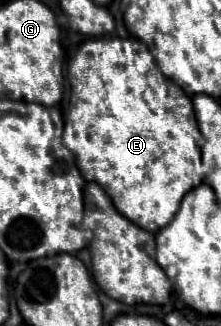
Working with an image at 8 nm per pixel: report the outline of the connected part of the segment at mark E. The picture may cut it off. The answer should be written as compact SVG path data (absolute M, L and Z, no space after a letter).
M129 37L129 39L89 39L85 41L77 55L73 57L73 61L69 63L69 85L71 85L71 105L69 105L69 111L65 115L64 133L62 136L62 142L65 147L69 147L77 159L77 165L79 165L79 171L83 173L83 177L87 181L95 181L99 183L107 195L111 195L117 211L121 215L125 215L127 219L131 219L135 225L147 229L147 231L157 231L161 227L165 227L173 217L175 217L175 211L179 209L179 203L183 199L183 195L191 189L195 189L197 185L201 185L203 177L199 175L199 171L195 169L195 163L201 163L201 149L199 149L199 143L197 139L203 139L203 135L199 135L199 127L195 123L195 111L193 111L193 103L191 99L183 93L183 89L179 85L175 85L173 81L169 81L161 71L159 67L155 65L155 59L153 55L149 53L147 45L135 37Z

